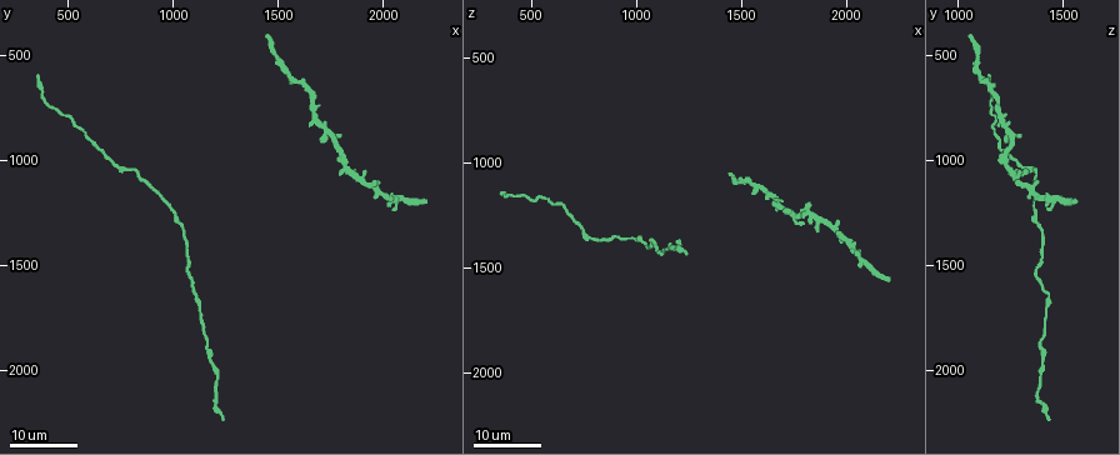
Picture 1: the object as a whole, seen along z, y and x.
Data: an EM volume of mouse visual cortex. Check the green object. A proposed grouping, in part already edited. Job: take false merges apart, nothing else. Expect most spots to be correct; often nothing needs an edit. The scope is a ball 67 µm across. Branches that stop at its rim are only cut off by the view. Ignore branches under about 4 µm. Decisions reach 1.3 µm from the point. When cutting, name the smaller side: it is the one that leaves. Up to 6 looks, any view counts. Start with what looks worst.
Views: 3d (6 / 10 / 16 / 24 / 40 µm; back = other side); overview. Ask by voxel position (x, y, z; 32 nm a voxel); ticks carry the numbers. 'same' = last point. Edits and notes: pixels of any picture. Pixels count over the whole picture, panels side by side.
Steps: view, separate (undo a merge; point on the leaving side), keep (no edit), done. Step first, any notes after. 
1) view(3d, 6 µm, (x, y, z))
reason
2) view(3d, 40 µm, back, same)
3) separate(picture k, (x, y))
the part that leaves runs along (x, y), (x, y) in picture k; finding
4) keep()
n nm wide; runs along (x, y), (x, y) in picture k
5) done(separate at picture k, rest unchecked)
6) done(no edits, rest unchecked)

view(3d, 16 µm, (1690, 820, 1220))
a fork

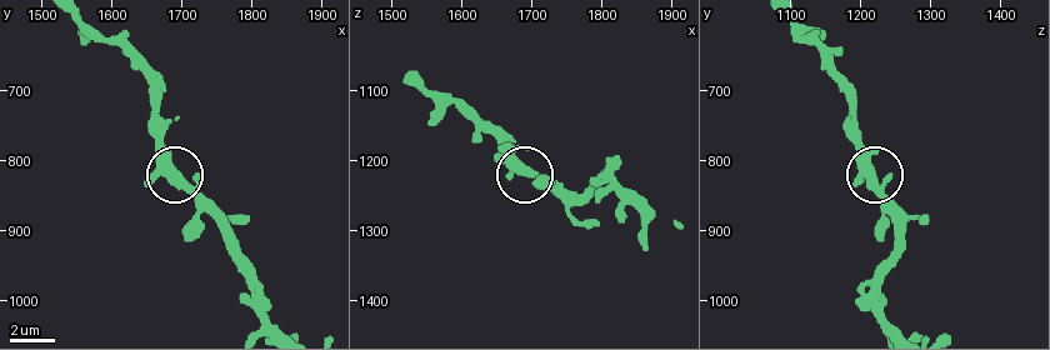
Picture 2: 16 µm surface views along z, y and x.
view(3d, 10 µm, (1685, 805, 1205))
closer look

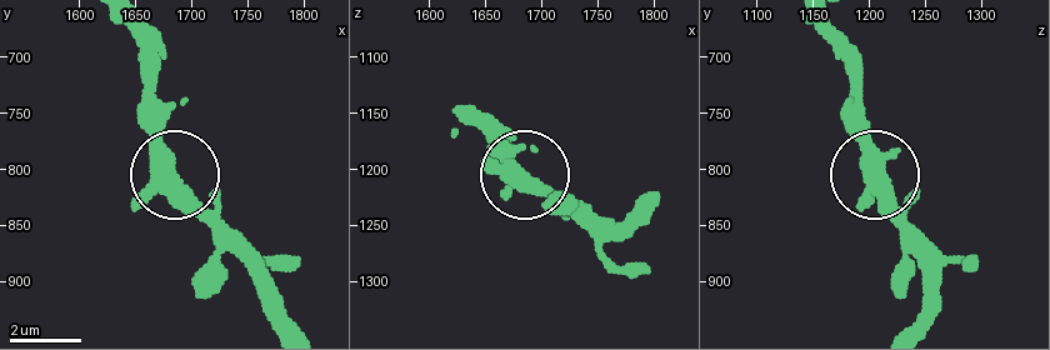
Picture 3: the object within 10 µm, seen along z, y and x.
keep()
continuous, no second neuron

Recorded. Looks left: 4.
view(3d, 24 µm, (1000, 1250, 1360))

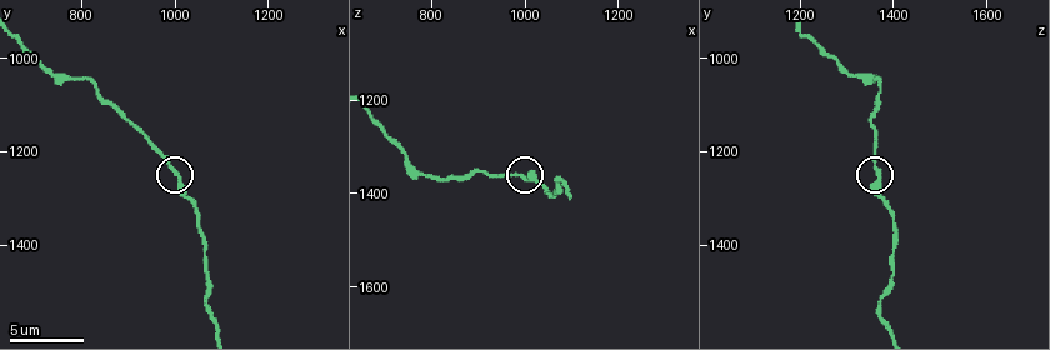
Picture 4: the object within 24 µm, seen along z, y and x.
view(3d, 6 µm, (1000, 1245, 1370))

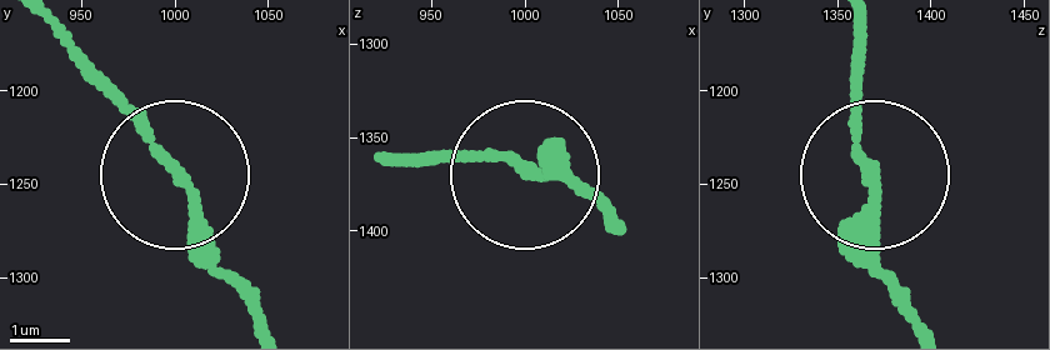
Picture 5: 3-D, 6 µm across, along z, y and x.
keep()
190 nm wide; runs along (188, 173), (198, 248), (248, 303) in picture 5; continuous, no second neuron

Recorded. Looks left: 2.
view(3d, 16 µm, (1190, 1950, 1390))
thin neck

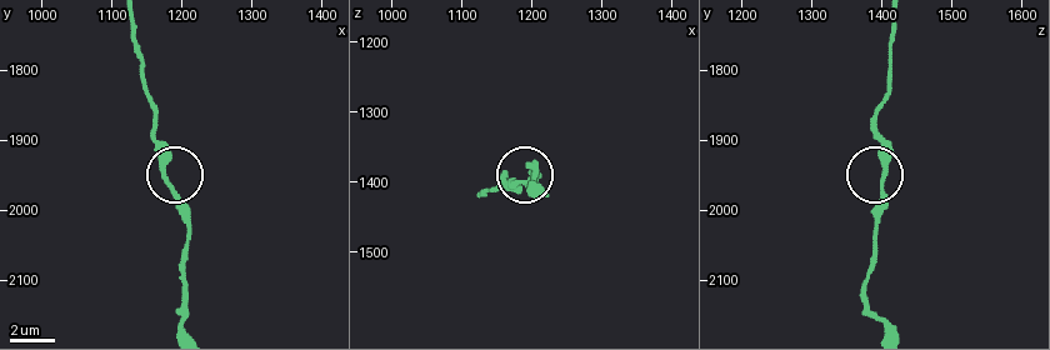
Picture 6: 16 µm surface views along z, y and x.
view(3d, 10 µm, (1180, 1960, 1400))

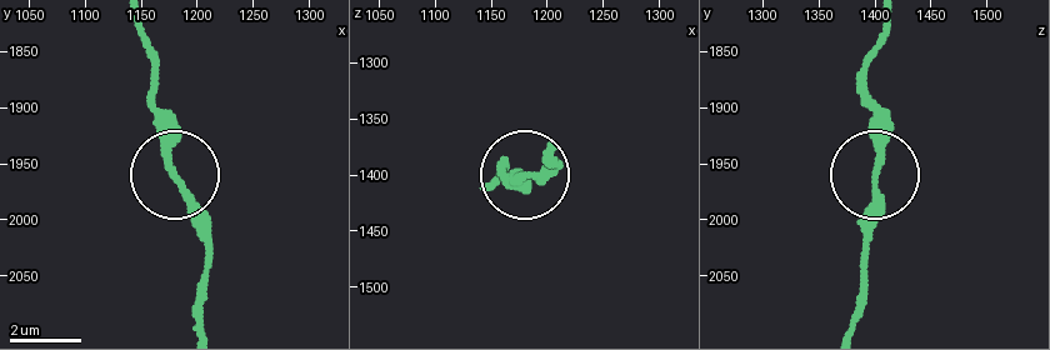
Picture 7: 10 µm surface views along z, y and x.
keep()
210 nm wide; continuous, no second neuron

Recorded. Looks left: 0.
done(no edits, rest unchecked)

